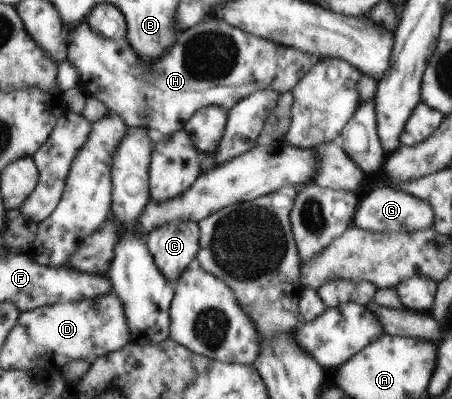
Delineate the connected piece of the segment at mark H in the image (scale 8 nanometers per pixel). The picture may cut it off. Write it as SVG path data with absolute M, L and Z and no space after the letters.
M206 16L200 24L192 26L190 30L184 30L182 36L178 36L178 44L162 60L154 64L142 64L134 56L134 50L126 40L116 42L116 40L98 36L89 27L87 21L70 27L65 41L67 42L67 60L78 71L78 84L84 88L88 96L96 97L112 112L118 112L128 126L146 126L170 135L172 132L184 129L184 124L190 120L190 116L201 108L217 106L228 112L237 102L262 89L272 89L279 95L287 90L290 92L300 82L300 78L322 60L320 56L304 54L296 48L282 46L272 40L256 38L244 30L222 24L220 20L210 16Z

